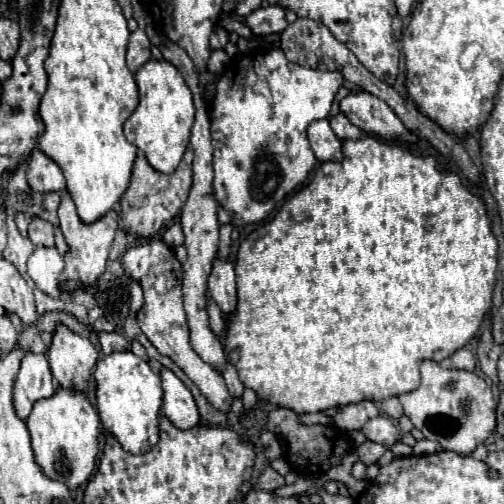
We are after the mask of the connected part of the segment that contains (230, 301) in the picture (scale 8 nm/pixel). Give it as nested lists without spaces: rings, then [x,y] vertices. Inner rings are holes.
[[[214,258],[212,274],[208,280],[210,294],[214,302],[222,308],[222,314],[230,314],[236,306],[236,280],[234,280],[234,264],[230,260]]]

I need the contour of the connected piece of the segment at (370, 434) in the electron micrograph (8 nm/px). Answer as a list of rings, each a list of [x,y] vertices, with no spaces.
[[[380,416],[380,418],[372,418],[366,422],[364,426],[364,436],[372,442],[378,442],[386,448],[390,448],[394,442],[398,442],[400,434],[398,434],[398,428],[392,424],[390,418],[386,416]]]

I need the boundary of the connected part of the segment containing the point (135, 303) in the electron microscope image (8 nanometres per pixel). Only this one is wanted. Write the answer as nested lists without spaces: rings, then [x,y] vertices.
[[[130,280],[130,310],[138,312],[144,304],[144,294],[142,294],[142,286],[138,280]]]

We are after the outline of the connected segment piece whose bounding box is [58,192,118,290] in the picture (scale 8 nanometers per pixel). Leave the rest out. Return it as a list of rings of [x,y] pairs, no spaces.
[[[64,192],[60,208],[58,208],[58,218],[60,218],[60,228],[64,232],[64,238],[66,238],[68,246],[70,246],[68,254],[64,256],[64,262],[66,262],[64,278],[62,278],[64,288],[72,290],[74,286],[92,286],[98,280],[98,276],[104,272],[104,268],[106,268],[106,260],[108,260],[108,254],[110,254],[114,232],[118,228],[118,214],[114,210],[110,210],[108,214],[104,214],[96,222],[86,224],[86,222],[82,222],[78,218],[72,196],[68,192]]]

